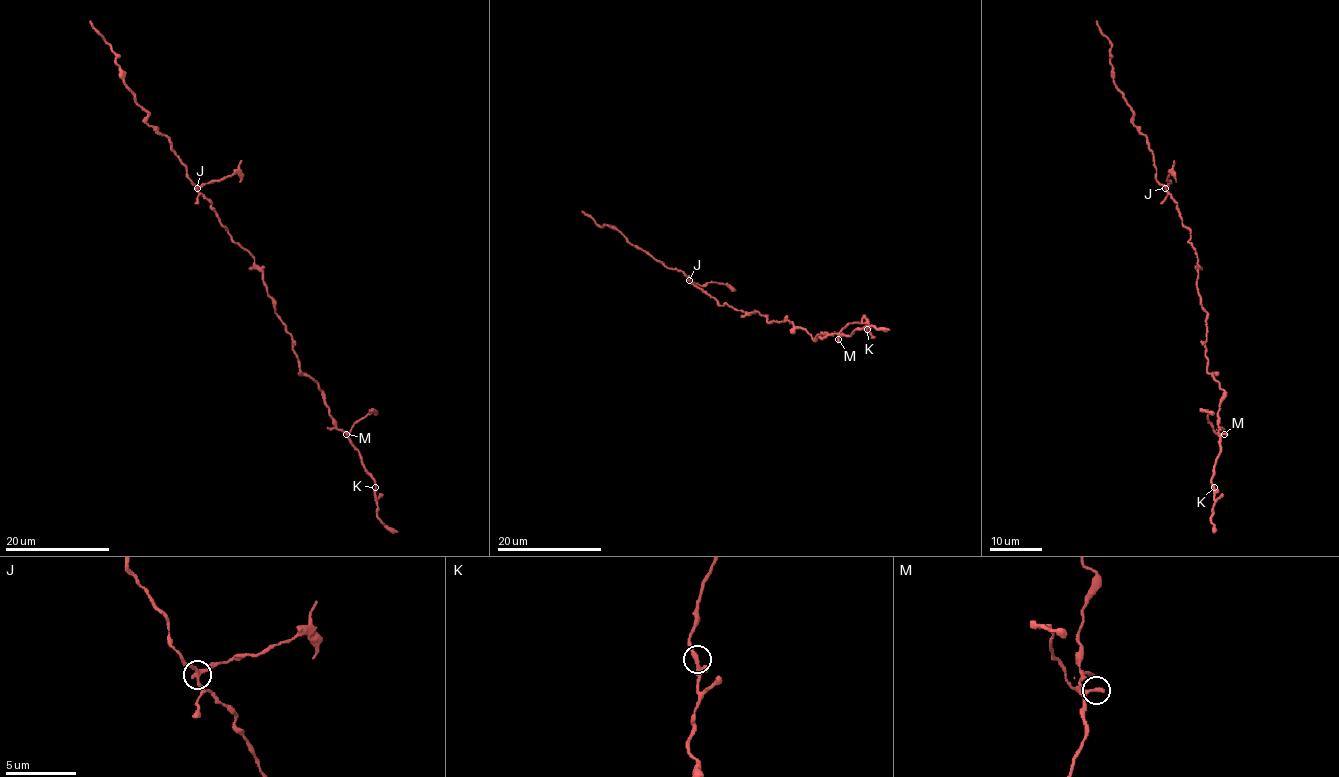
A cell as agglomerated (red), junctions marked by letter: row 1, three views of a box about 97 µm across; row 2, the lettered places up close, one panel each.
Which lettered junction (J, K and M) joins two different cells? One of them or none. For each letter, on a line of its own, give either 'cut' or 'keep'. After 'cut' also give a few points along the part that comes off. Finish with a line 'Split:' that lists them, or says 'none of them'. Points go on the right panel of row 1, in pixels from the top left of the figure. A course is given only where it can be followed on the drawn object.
J: cut | (1166, 188), (1171, 183), (1167, 180), (1171, 172), (1176, 182)
K: keep
M: keep
Split: J

